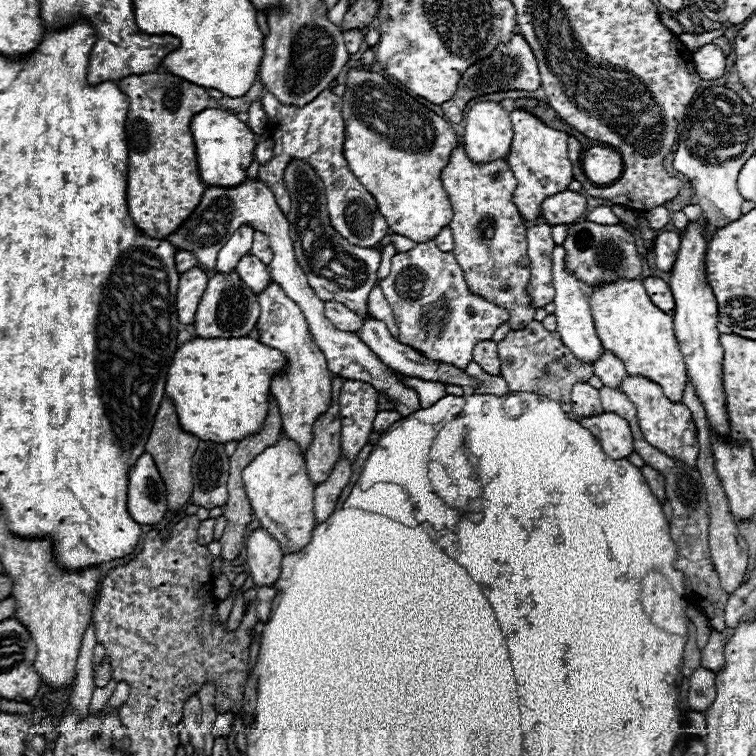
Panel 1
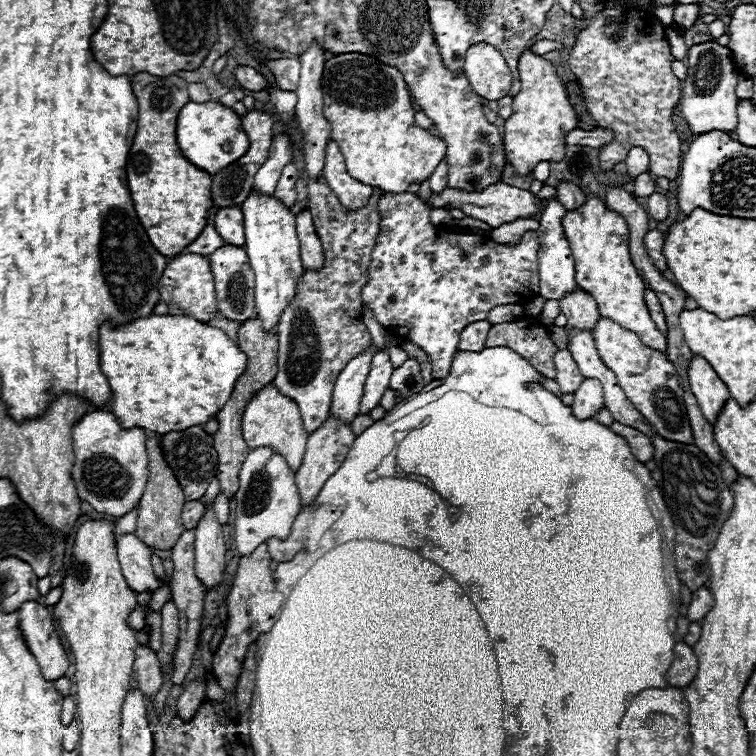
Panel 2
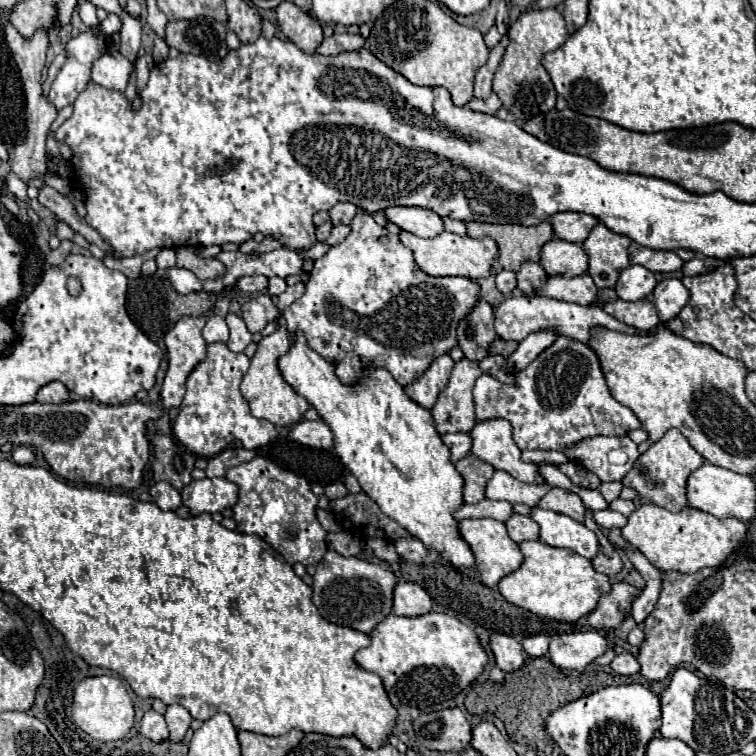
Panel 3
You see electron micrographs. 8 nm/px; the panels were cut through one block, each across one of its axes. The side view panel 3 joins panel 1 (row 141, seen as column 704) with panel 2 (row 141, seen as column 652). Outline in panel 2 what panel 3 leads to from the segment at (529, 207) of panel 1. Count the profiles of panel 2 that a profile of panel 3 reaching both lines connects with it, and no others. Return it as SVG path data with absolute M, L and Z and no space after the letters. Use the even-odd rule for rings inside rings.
M526 50L518 60L518 74L522 88L514 96L512 116L504 126L504 148L506 160L514 166L516 174L526 176L538 162L560 162L564 158L566 134L578 126L578 118L568 102L566 88L548 60Z

